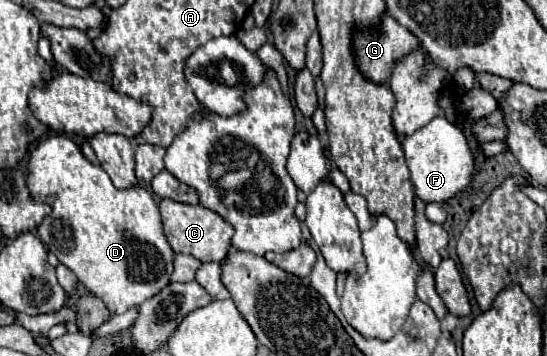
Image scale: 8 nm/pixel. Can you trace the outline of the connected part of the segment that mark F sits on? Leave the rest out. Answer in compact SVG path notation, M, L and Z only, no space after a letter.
M436 116L430 124L420 128L418 132L406 136L402 140L404 156L406 156L406 166L410 170L410 180L414 186L414 194L424 202L438 202L442 206L448 204L456 194L462 194L474 174L474 156L468 146L468 140L464 132L448 122L444 116Z

